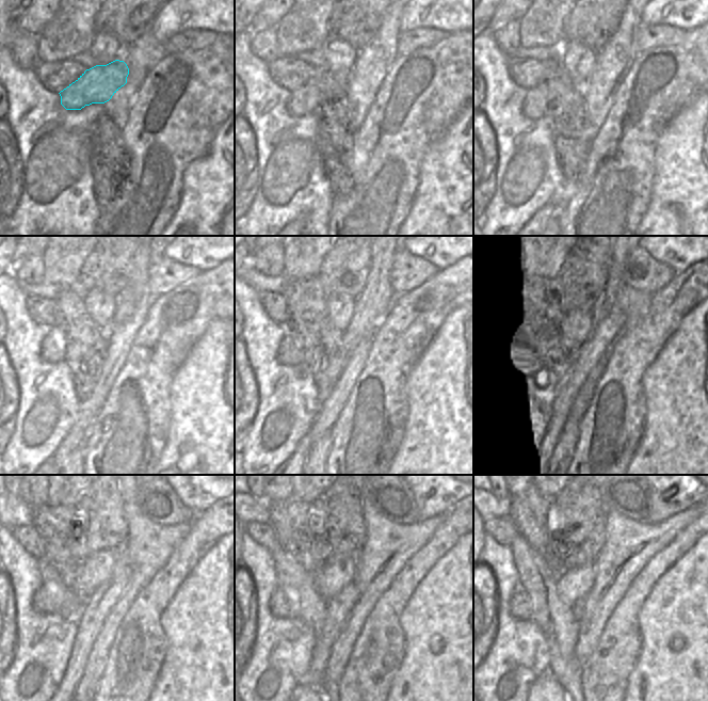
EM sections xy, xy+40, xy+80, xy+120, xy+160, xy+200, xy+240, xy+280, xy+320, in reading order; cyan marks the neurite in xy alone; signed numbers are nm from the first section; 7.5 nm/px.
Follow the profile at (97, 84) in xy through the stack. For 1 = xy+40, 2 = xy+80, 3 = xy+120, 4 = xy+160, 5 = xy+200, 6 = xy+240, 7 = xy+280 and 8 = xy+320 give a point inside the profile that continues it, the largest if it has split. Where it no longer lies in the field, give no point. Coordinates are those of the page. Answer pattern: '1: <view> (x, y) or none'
1: xy+40 (324, 86)
2: xy+80 (534, 107)
3: xy+120 (54, 346)
4: xy+160 (289, 353)
5: xy+200 (526, 357)
6: xy+240 (48, 599)
7: xy+280 (284, 602)
8: xy+320 (520, 606)

